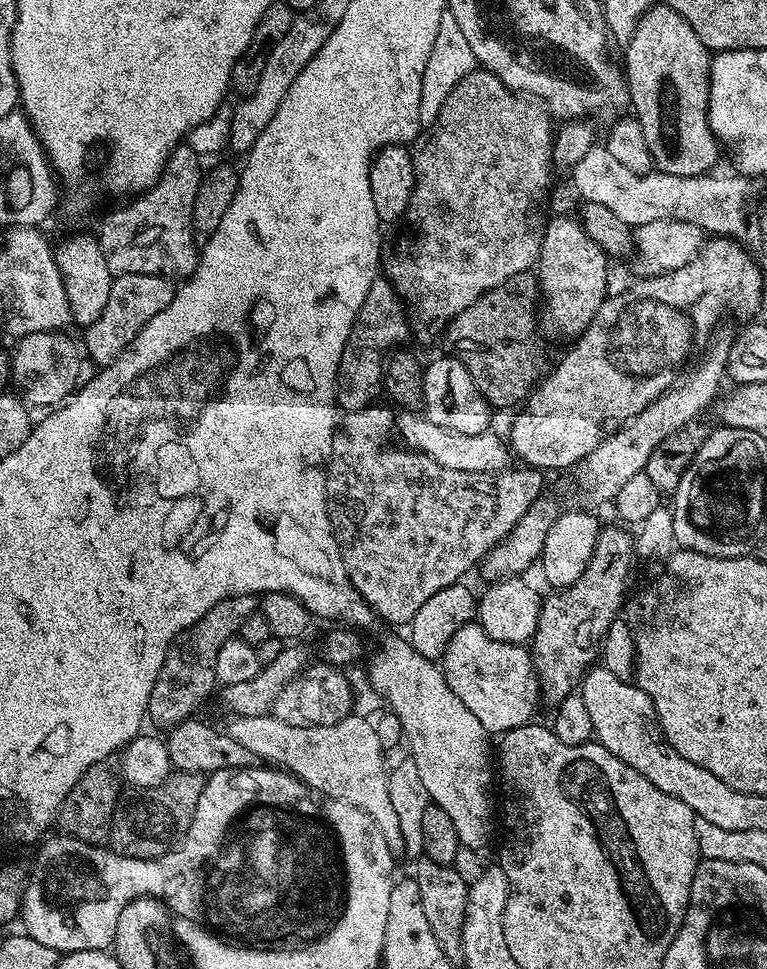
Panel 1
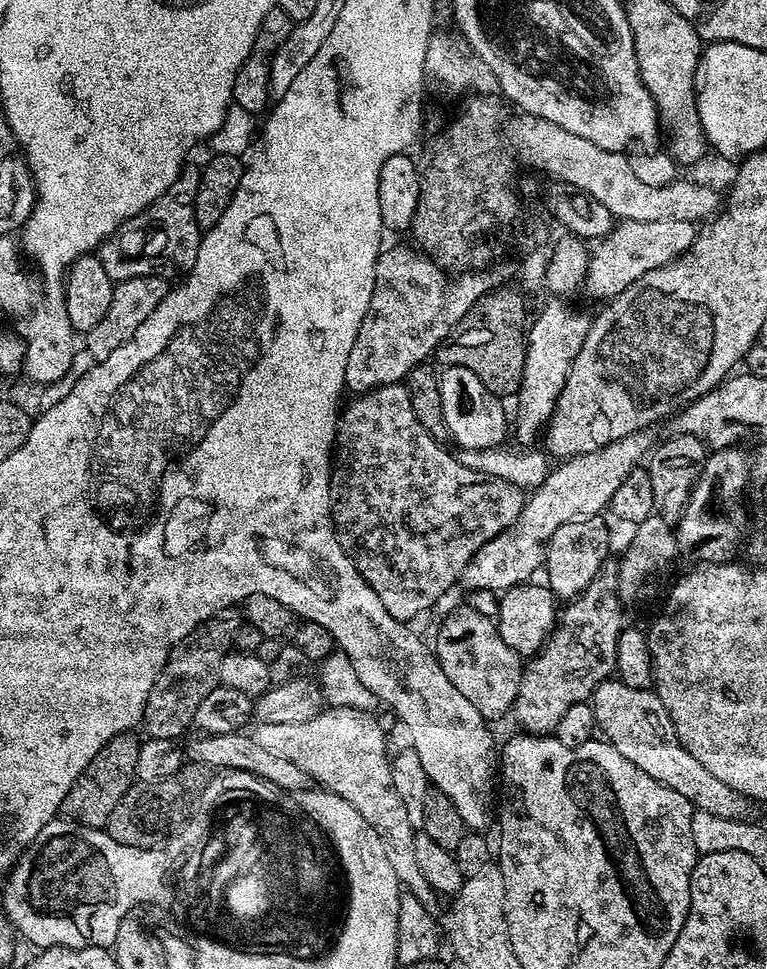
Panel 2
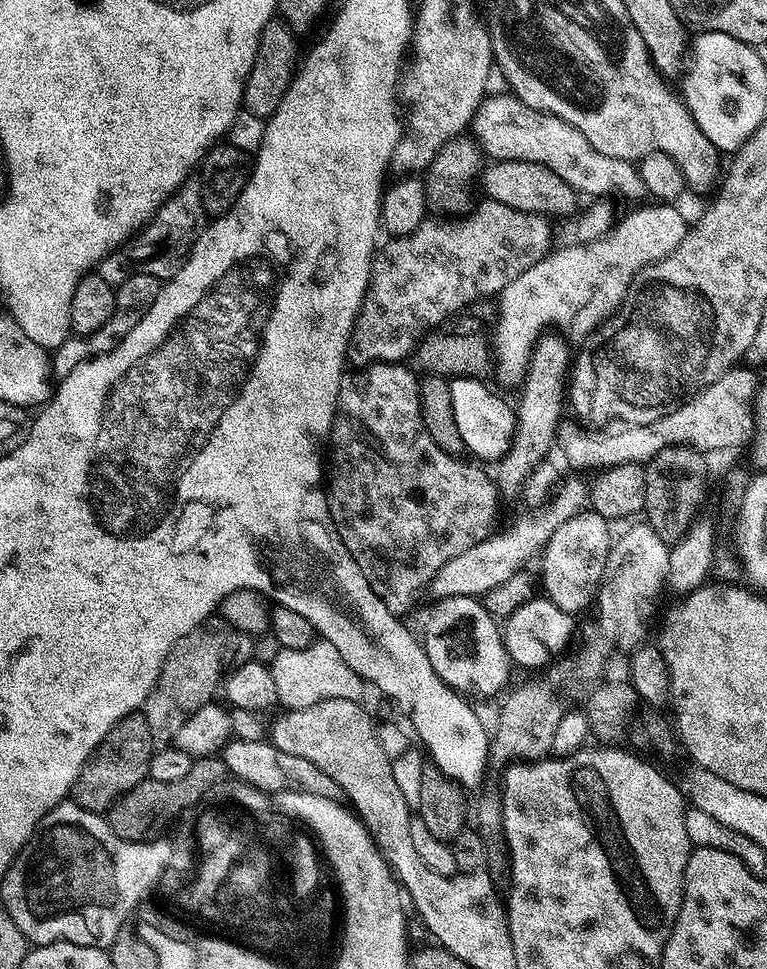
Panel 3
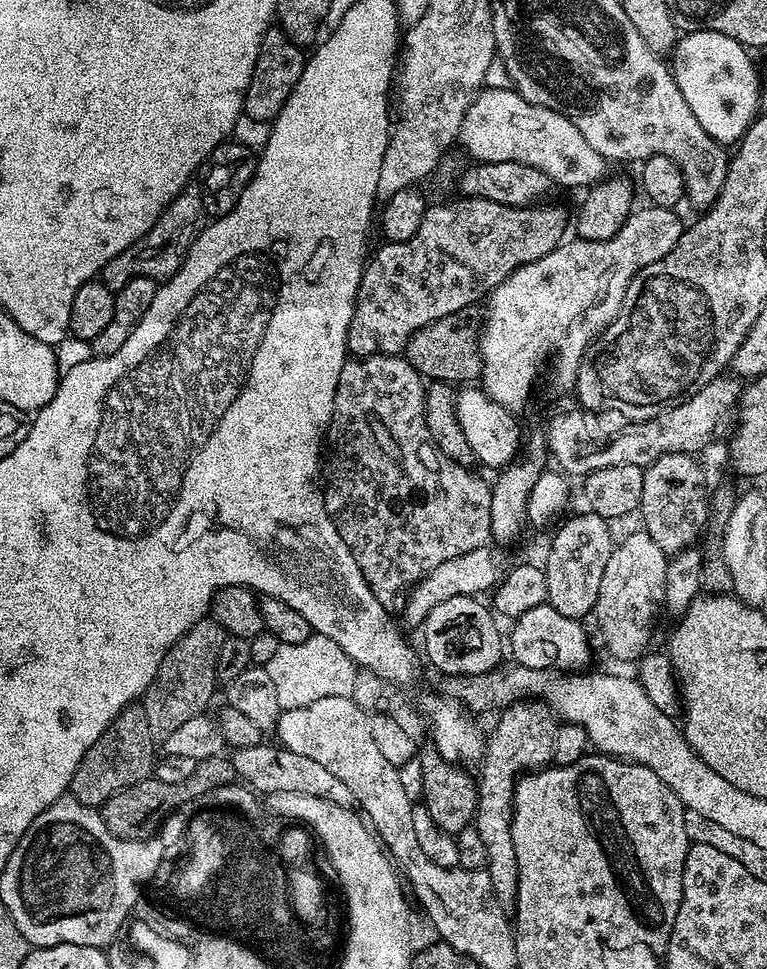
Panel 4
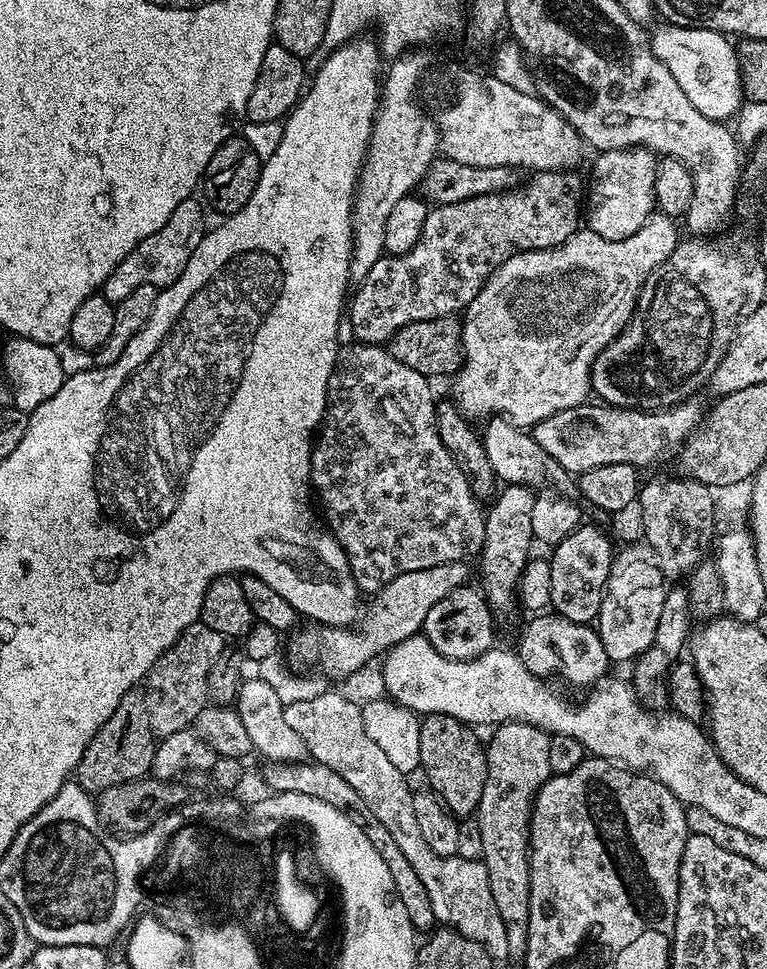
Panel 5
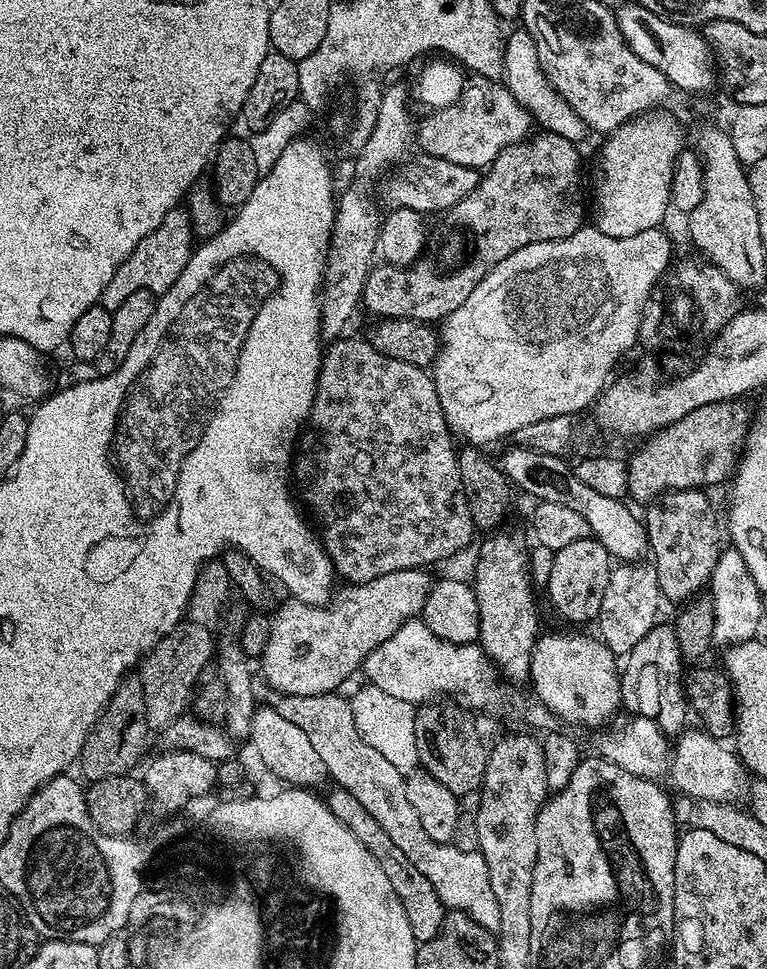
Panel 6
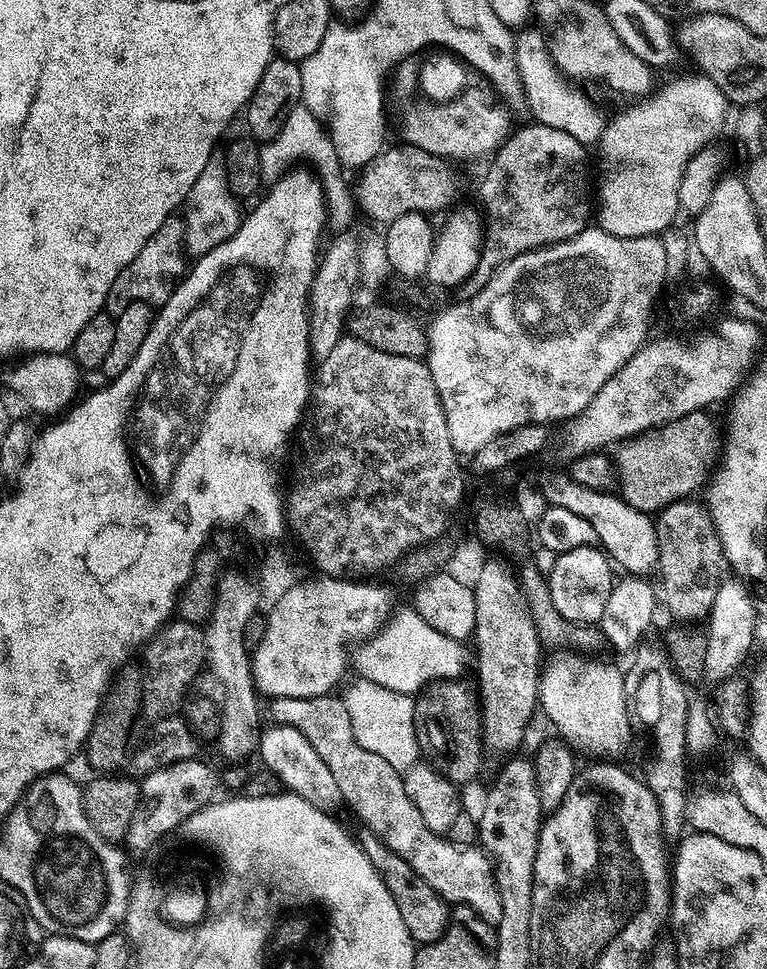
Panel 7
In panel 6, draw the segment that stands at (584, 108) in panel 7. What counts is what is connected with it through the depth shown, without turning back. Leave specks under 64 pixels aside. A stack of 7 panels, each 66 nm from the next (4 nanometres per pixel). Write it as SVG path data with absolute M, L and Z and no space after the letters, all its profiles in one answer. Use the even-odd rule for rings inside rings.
M517 27L517 32L508 32L504 41L504 76L506 87L512 91L517 102L527 109L541 129L561 135L564 138L580 142L590 129L575 109L556 92L556 87L548 80L548 75L540 63L540 55L536 49L536 38L531 36L524 27Z

